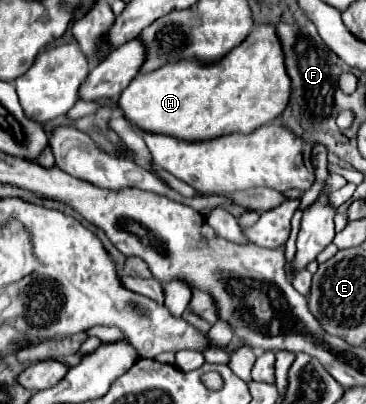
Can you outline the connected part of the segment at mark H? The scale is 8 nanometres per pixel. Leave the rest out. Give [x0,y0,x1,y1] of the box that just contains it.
[119,25,291,141]

